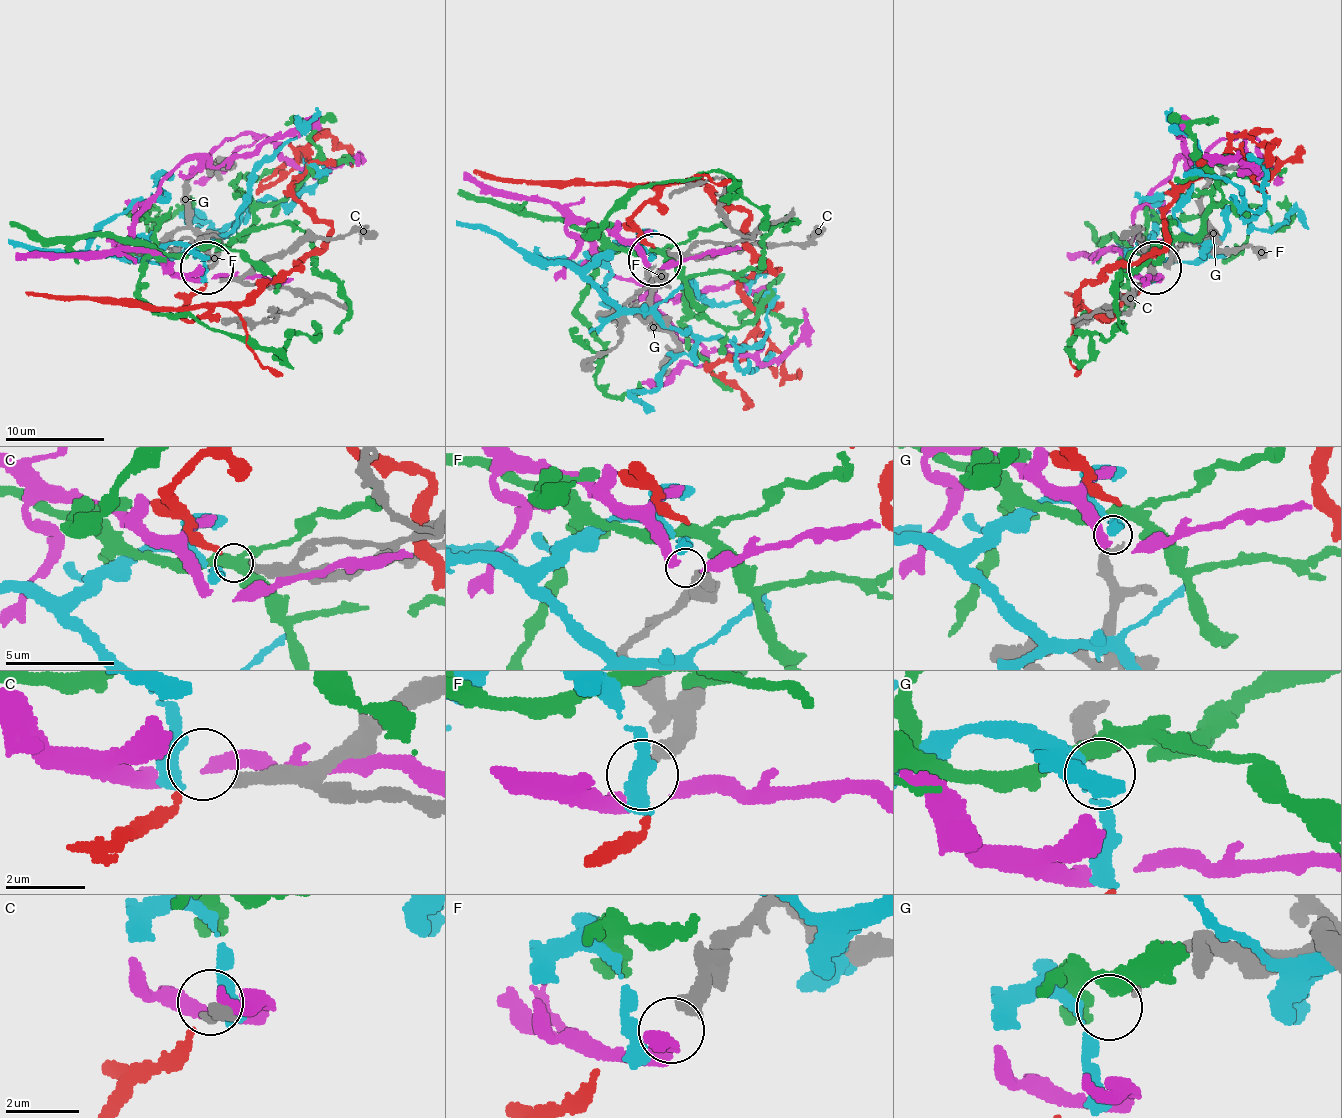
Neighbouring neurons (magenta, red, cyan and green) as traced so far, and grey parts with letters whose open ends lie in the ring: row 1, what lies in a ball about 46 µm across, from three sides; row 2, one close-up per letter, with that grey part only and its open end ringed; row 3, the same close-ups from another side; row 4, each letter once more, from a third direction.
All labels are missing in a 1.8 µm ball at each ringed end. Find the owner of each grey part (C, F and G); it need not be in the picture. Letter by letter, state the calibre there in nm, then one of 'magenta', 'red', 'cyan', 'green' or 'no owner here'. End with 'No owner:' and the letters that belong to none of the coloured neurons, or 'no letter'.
C: 300 nm | cyan
F: 500 nm | magenta
G: 260 nm | no owner here
No owner: G

